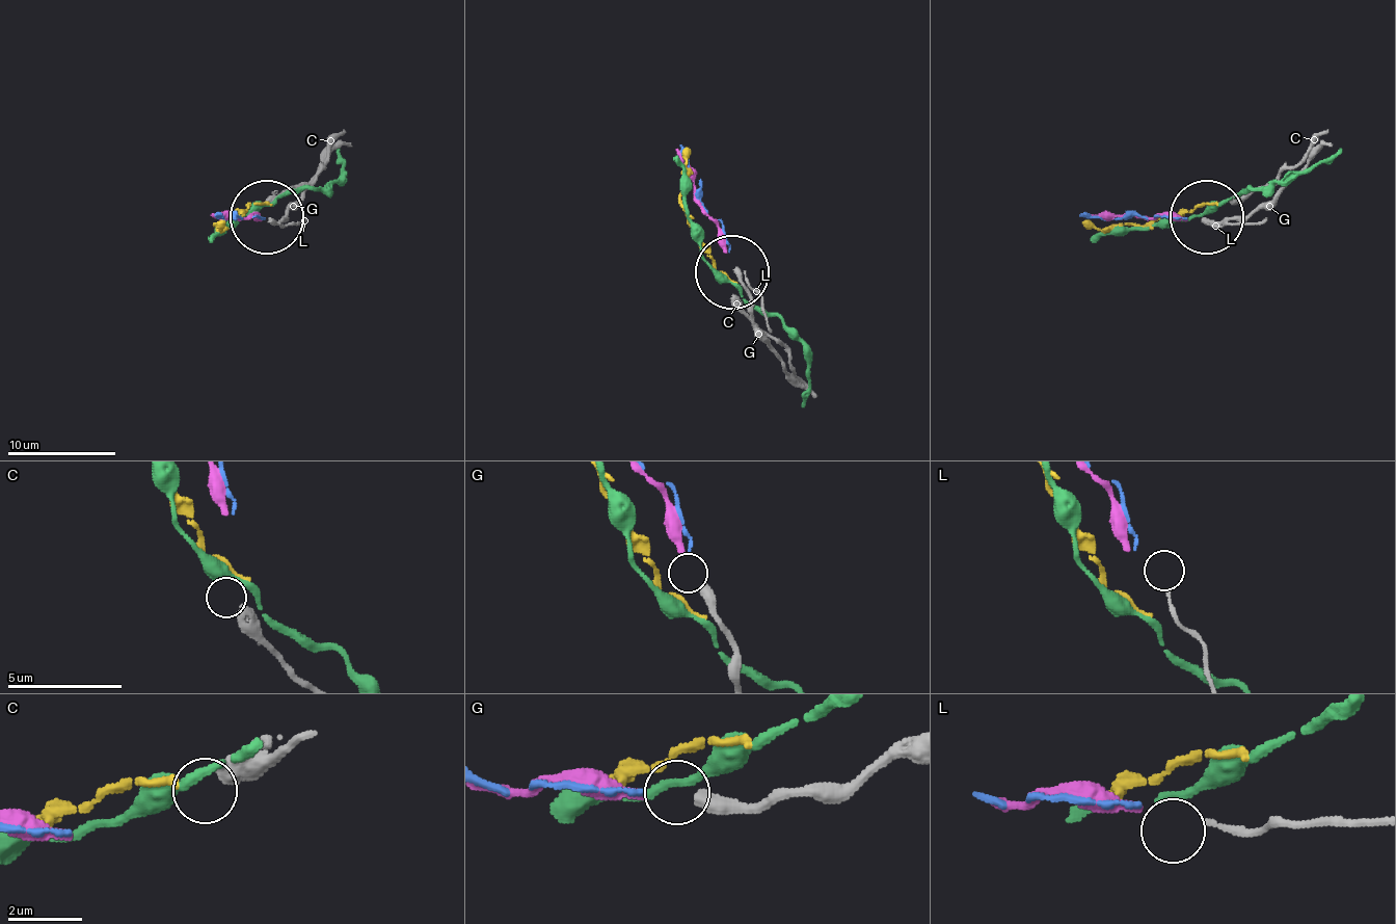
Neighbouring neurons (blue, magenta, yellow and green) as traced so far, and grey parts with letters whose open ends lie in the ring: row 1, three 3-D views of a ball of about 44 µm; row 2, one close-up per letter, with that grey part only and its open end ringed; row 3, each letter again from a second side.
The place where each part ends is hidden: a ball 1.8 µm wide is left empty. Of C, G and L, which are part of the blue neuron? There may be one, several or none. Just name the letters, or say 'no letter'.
no letter

